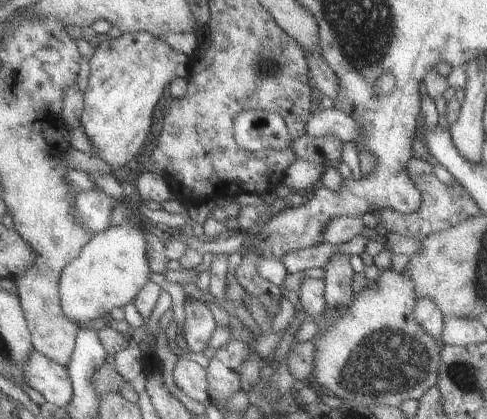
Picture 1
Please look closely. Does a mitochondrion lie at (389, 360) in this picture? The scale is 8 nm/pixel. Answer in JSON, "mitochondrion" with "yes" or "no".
{"mitochondrion":"yes"}

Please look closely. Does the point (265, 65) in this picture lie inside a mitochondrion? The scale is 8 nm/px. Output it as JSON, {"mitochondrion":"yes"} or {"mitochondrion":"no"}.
{"mitochondrion":"yes"}

